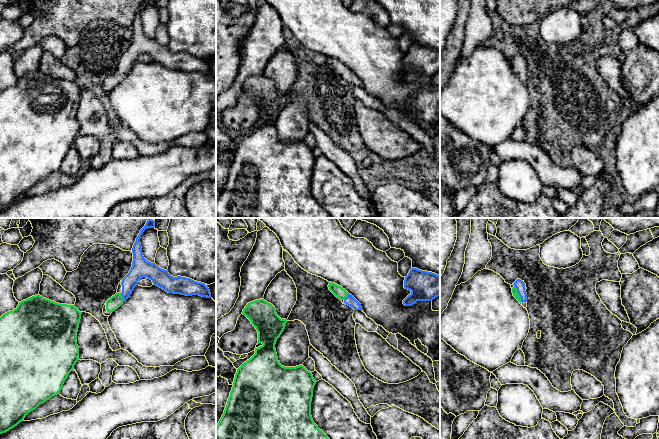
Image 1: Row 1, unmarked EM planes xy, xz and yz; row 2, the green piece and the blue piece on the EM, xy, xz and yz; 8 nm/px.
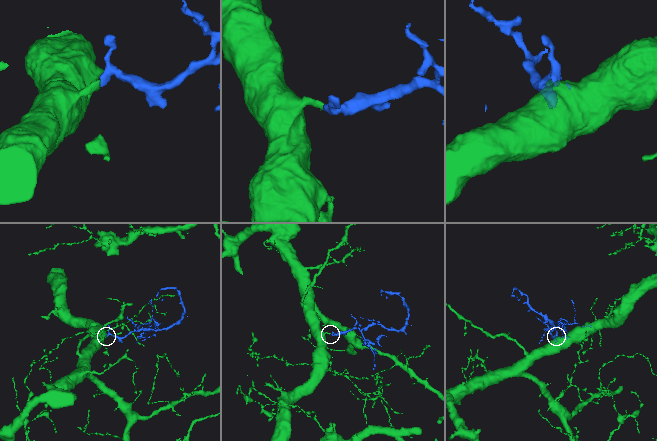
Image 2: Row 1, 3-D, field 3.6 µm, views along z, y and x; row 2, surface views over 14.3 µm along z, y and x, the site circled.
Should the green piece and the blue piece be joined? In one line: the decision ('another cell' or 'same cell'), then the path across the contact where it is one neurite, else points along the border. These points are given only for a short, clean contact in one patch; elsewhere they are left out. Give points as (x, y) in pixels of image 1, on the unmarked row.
same cell; way yz (514, 66), (518, 70), (519, 60)

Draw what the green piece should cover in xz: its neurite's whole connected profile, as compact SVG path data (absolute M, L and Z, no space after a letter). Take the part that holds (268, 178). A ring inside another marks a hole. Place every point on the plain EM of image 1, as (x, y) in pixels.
M264 75L248 79L242 90L258 108L257 121L263 121L255 124L255 130L237 145L227 181L216 202L216 218L332 218L311 192L313 165L316 160L312 148L303 141L284 143L278 137L275 120L284 107L287 96L281 95L275 83Z

